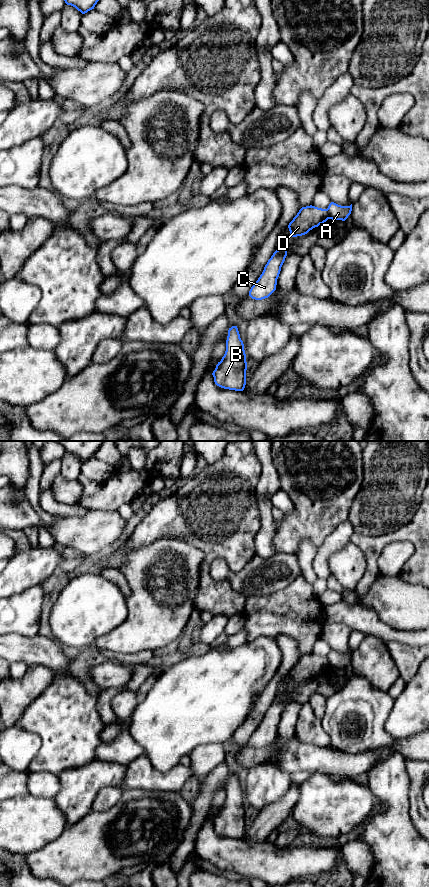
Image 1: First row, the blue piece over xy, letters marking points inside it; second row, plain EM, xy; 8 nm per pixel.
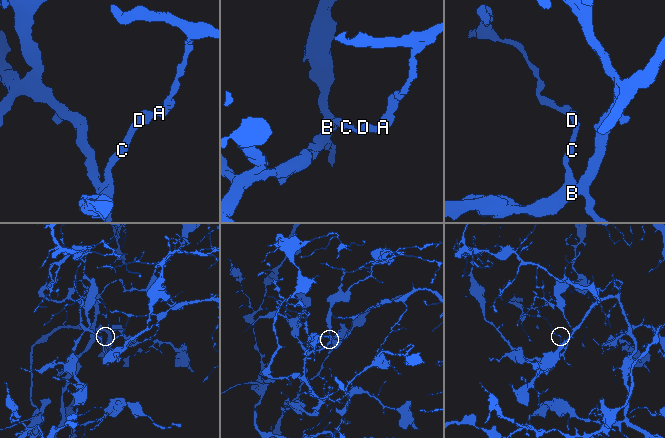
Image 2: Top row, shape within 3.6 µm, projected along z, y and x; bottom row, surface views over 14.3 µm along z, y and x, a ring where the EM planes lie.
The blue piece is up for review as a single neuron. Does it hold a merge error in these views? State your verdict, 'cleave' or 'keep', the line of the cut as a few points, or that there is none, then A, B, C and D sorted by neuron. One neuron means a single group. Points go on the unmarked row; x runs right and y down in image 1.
cleave | xy (326, 657), (330, 666) | A / B C D

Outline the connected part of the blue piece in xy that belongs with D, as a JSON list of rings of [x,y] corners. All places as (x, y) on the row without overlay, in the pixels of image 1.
[[[312,653],[302,655],[288,673],[290,683],[291,685],[305,683],[328,667],[330,667],[330,664],[327,657]]]

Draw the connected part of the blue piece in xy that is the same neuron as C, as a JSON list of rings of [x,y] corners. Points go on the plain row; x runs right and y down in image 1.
[[[282,695],[273,701],[262,722],[249,739],[249,744],[252,747],[262,748],[268,746],[276,738],[277,727],[286,704],[286,695]]]

